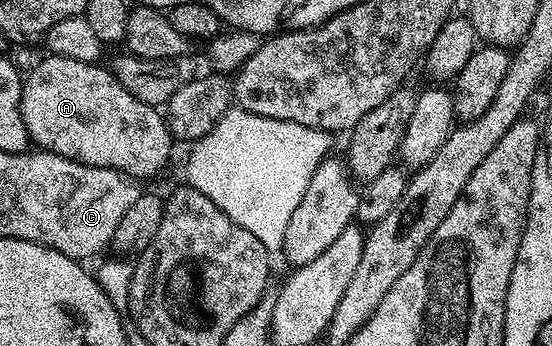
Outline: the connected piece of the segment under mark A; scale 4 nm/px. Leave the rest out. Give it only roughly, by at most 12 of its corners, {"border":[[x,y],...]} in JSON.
{"border":[[46,55],[27,138],[81,165],[152,177],[165,116],[109,68]]}

